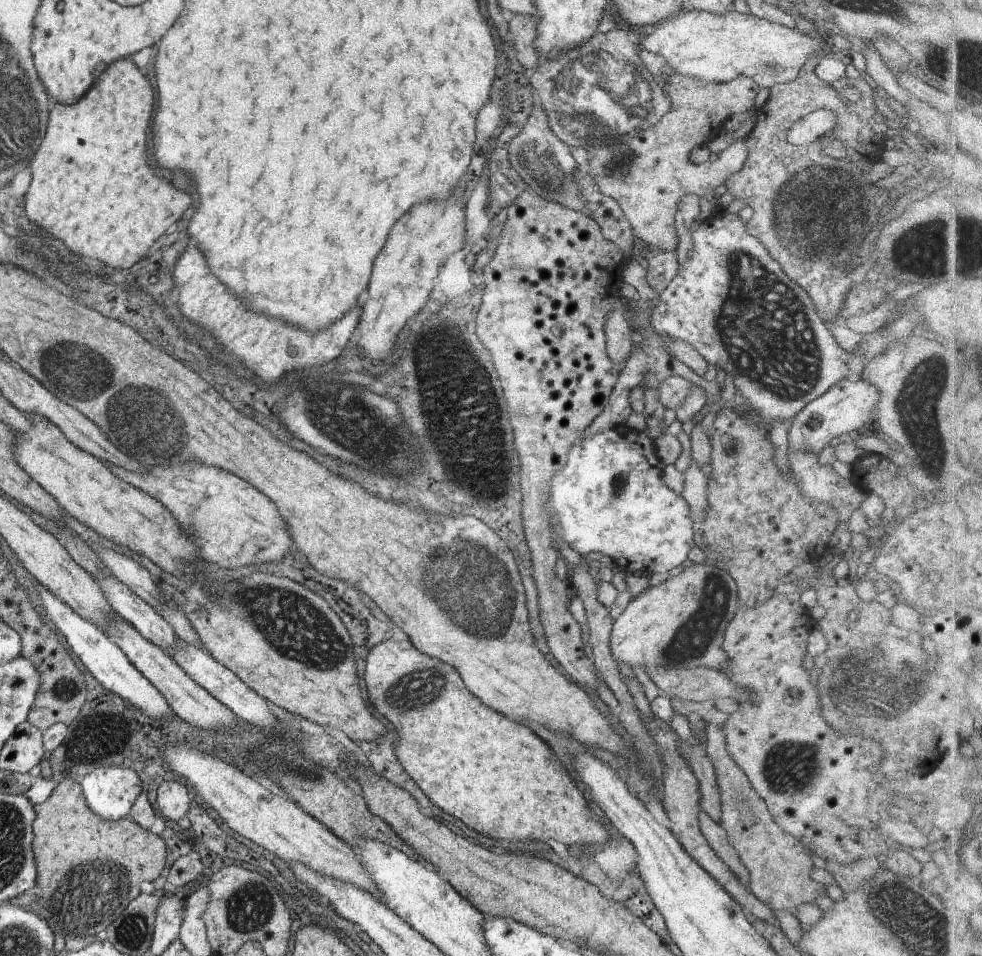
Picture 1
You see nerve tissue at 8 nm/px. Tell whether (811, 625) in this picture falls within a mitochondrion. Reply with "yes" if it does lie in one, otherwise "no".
no

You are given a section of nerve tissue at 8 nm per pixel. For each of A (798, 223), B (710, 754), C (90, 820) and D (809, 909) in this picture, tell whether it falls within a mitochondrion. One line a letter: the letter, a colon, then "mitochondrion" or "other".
A: mitochondrion
B: other
C: other
D: other

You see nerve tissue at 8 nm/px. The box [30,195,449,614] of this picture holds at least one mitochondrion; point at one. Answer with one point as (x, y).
(131, 419)

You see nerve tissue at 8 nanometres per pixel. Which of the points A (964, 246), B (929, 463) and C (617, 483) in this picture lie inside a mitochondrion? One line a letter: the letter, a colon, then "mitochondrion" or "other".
A: mitochondrion
B: other
C: mitochondrion

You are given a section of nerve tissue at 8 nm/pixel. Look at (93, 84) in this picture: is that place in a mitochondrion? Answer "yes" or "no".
no

